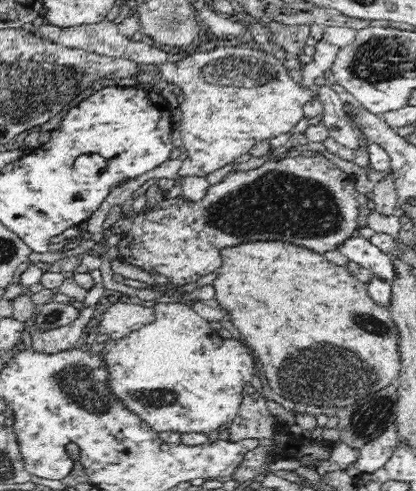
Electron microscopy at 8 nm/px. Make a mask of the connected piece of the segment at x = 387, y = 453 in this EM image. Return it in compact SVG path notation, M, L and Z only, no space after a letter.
M393 424L382 435L372 442L368 442L359 450L355 467L360 473L374 473L376 470L382 469L382 466L390 460L395 452L394 448L399 444L397 432L396 426Z

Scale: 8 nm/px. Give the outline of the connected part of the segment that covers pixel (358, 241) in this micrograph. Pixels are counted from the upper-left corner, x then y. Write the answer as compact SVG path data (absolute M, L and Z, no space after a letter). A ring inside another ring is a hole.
M360 236L348 237L337 248L348 260L357 262L360 266L370 270L376 277L392 282L395 270L391 256L384 254L368 239Z

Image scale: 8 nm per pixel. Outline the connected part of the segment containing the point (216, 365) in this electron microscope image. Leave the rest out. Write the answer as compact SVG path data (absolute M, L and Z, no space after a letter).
M158 303L154 307L154 322L130 332L128 336L104 342L102 355L106 361L108 386L129 412L144 420L155 432L178 432L181 436L201 433L207 436L238 415L243 400L242 390L249 387L249 380L255 374L254 354L246 344L210 329L209 322L186 303Z

